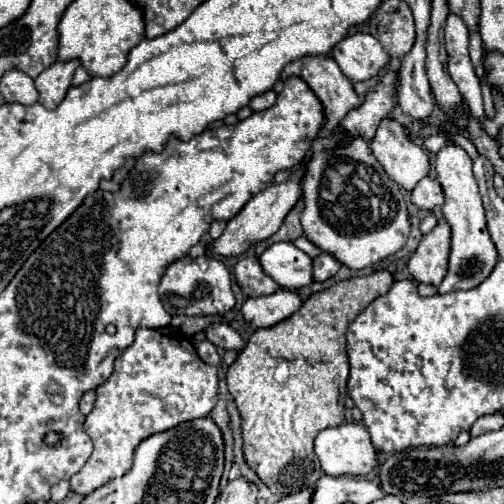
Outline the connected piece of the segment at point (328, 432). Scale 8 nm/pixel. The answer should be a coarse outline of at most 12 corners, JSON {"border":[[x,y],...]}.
{"border":[[361,422],[321,430],[315,454],[329,476],[365,476],[377,452]]}

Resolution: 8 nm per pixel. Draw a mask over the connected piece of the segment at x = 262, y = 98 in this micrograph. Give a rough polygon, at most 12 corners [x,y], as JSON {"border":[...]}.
{"border":[[275,90],[255,96],[251,106],[255,112],[267,110],[277,100]]}

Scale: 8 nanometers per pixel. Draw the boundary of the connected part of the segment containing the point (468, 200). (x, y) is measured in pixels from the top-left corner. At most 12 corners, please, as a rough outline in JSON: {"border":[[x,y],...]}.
{"border":[[467,152],[435,160],[451,226],[439,294],[475,288],[499,260]]}

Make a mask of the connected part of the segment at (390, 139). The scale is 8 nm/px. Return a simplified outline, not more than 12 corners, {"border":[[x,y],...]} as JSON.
{"border":[[393,118],[369,146],[387,176],[405,190],[429,172],[425,150]]}

